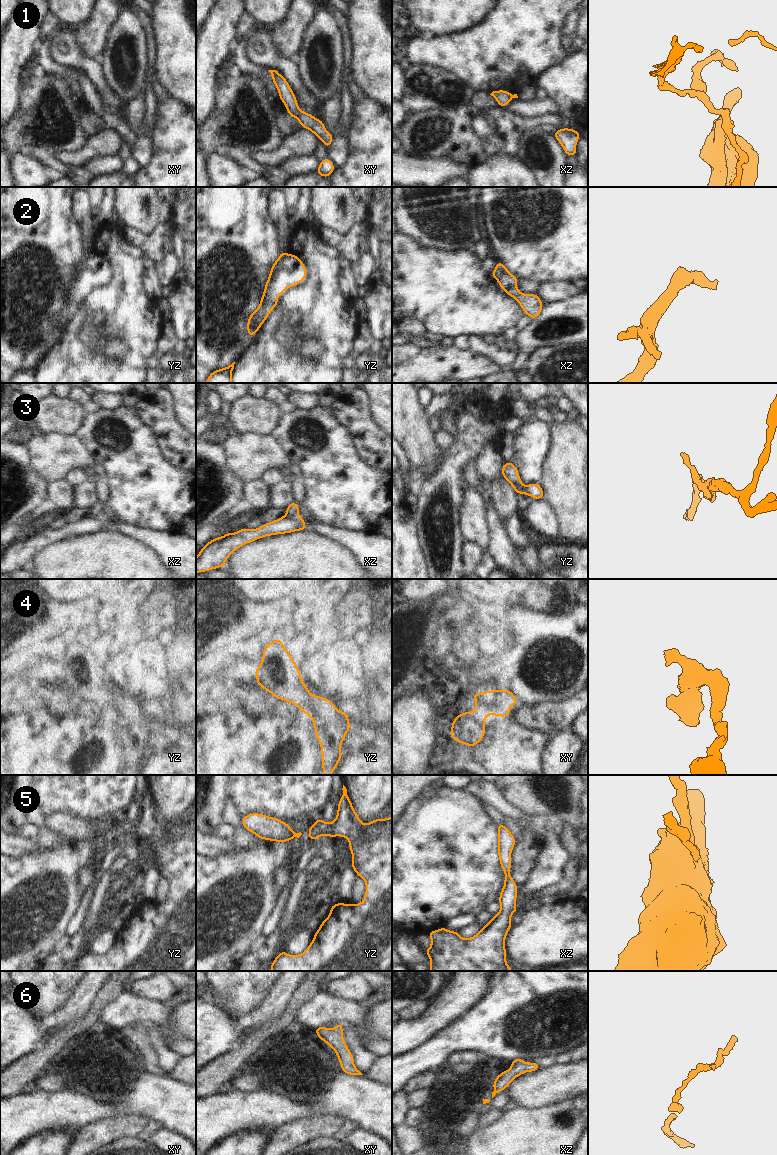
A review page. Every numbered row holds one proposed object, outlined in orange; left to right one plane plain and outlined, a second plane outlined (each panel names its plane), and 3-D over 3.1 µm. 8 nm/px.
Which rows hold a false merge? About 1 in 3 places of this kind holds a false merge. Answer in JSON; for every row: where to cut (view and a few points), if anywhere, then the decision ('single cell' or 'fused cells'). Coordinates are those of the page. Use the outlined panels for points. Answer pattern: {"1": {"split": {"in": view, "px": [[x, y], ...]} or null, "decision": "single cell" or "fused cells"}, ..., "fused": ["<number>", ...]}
{"1": {"split": null, "decision": "single cell"}, "2": {"split": null, "decision": "single cell"}, "3": {"split": {"in": "xz", "px": [[286, 515], [297, 516]]}, "decision": "fused cells"}, "4": {"split": null, "decision": "single cell"}, "5": {"split": null, "decision": "single cell"}, "6": {"split": null, "decision": "single cell"}, "fused": ["3"]}

